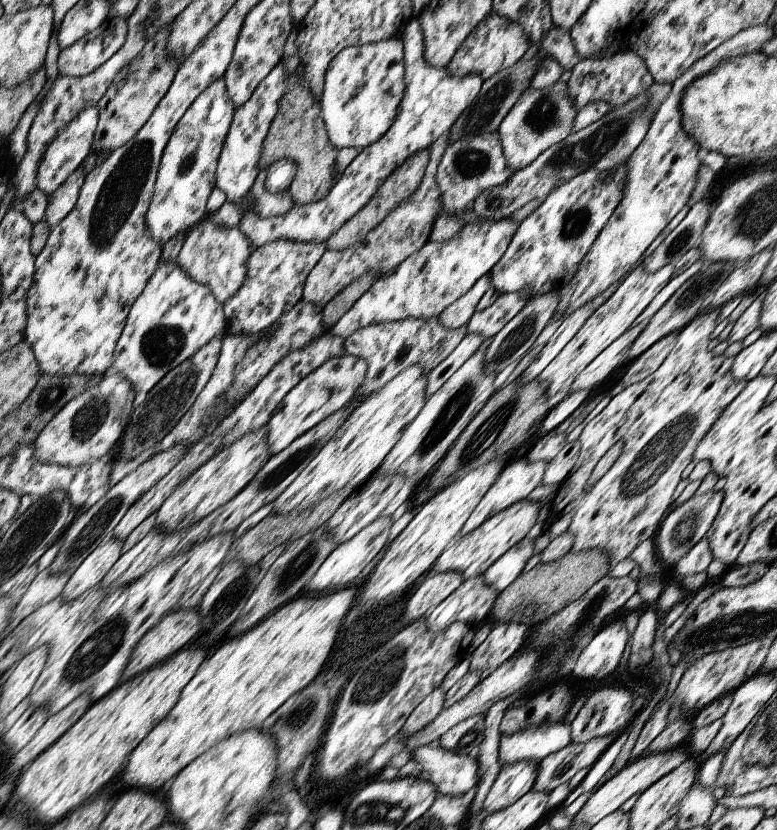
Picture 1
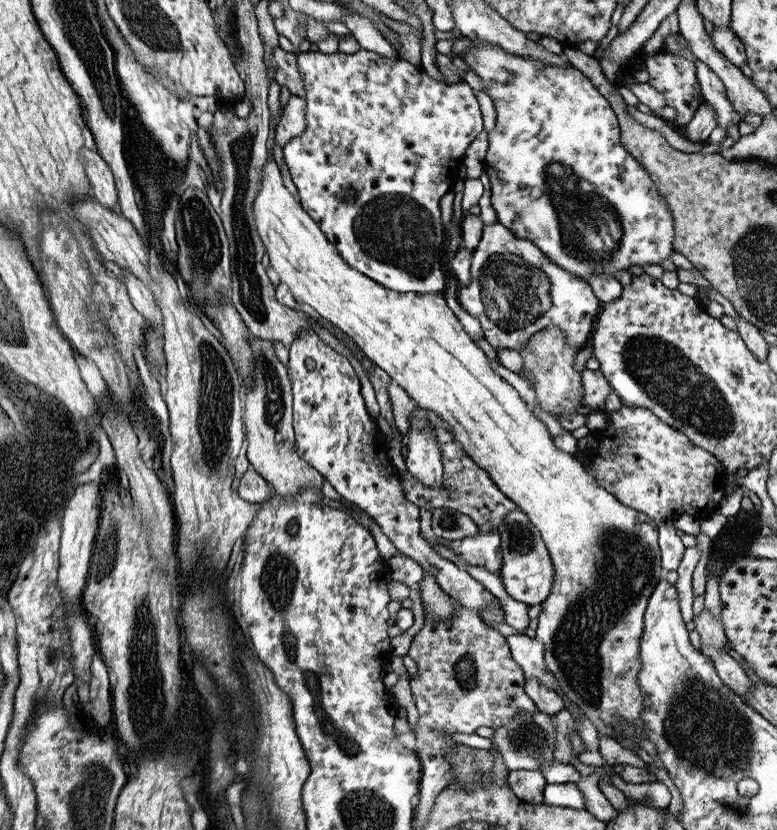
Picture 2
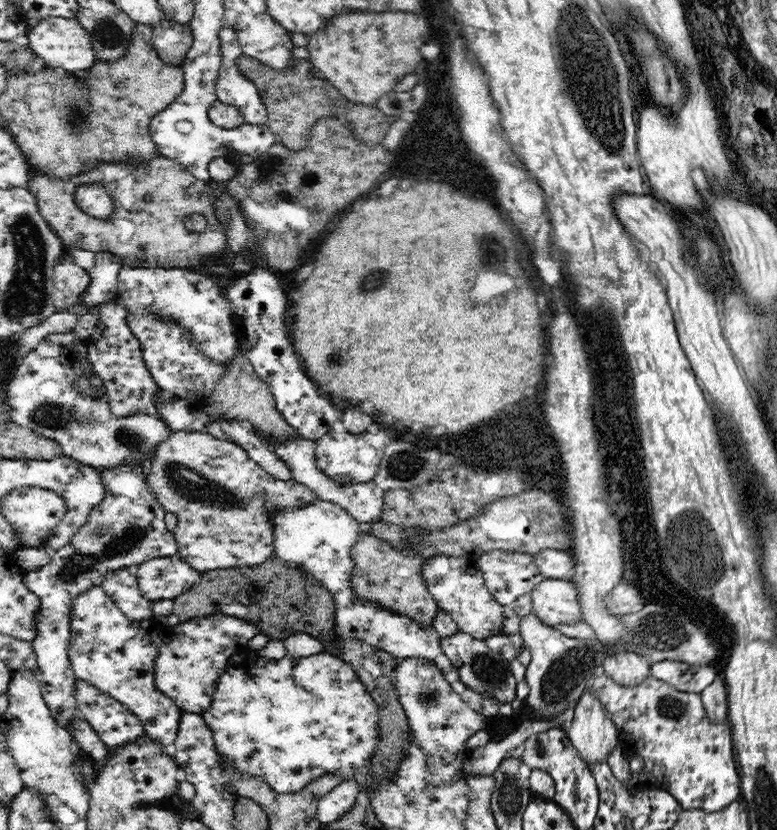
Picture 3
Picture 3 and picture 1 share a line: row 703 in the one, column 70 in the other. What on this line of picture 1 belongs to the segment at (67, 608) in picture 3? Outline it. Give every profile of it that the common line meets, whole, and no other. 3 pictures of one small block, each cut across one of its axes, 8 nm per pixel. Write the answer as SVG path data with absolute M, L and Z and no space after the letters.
M125 18L105 20L97 30L85 34L73 46L63 48L57 58L59 76L85 78L101 68L127 42L129 22Z

